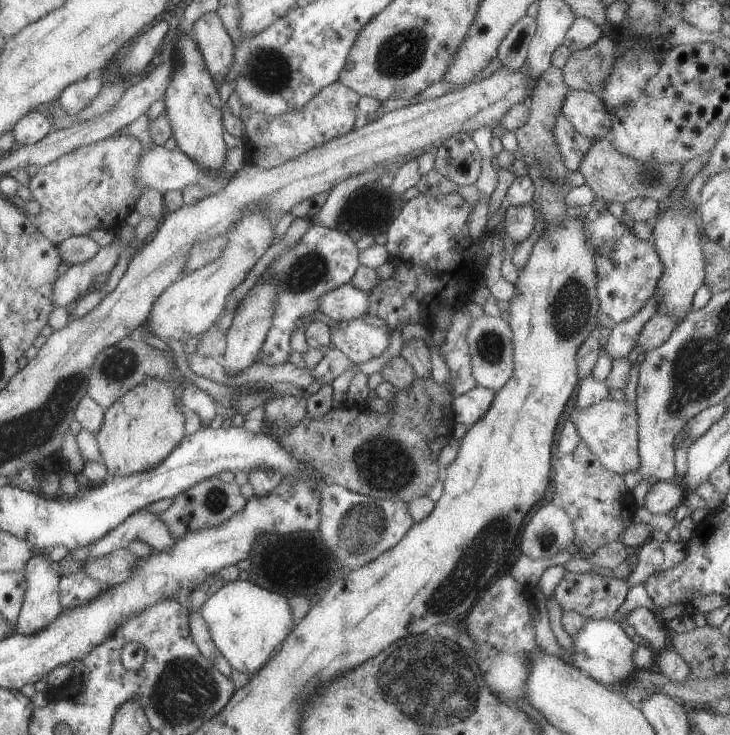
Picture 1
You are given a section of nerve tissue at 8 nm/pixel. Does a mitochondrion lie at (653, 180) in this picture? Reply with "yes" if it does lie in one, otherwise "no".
yes

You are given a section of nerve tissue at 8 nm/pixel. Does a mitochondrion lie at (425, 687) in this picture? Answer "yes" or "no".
yes

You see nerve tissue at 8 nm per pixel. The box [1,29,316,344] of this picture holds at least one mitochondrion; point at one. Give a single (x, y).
(267, 69)

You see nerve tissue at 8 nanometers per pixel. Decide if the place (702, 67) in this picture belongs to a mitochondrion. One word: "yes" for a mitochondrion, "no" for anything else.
no

